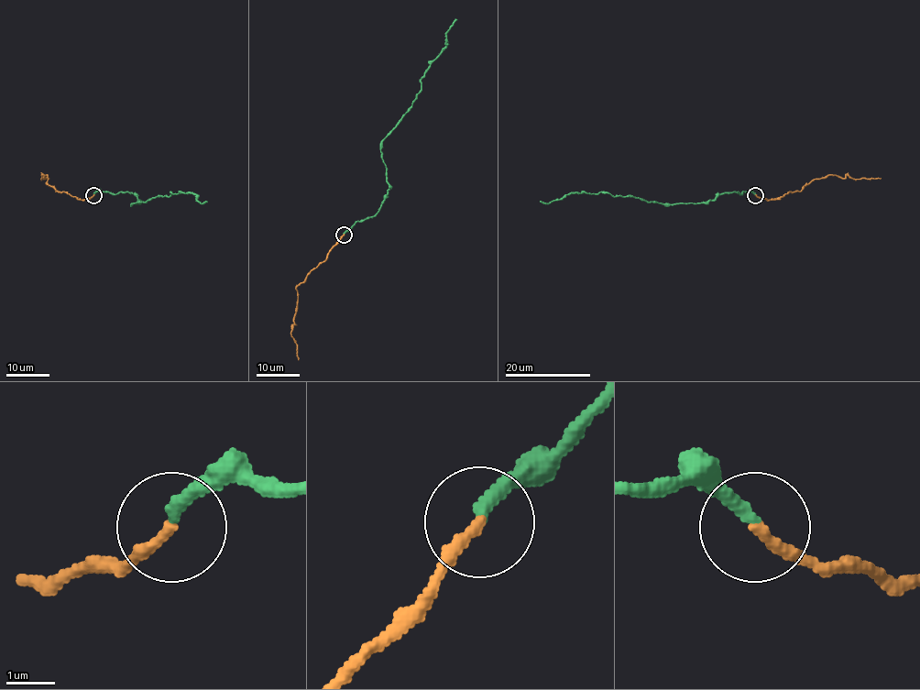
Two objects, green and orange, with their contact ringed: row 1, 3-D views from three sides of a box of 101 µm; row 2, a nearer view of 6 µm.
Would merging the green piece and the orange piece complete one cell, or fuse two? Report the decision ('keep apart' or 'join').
keep apart

